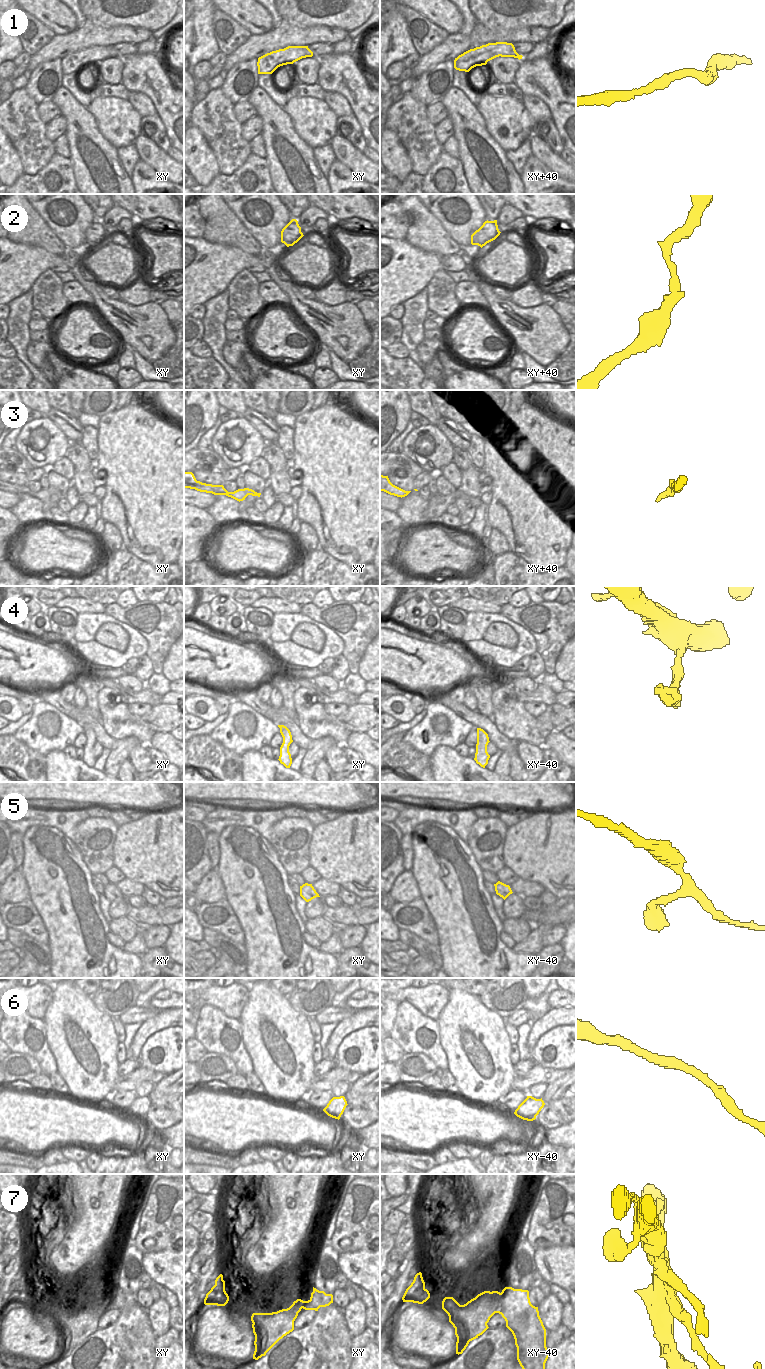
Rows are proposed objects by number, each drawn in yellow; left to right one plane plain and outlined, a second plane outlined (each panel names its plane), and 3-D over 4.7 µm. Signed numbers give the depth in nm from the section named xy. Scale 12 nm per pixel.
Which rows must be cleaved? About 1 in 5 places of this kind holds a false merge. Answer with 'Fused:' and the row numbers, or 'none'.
Fused: 7

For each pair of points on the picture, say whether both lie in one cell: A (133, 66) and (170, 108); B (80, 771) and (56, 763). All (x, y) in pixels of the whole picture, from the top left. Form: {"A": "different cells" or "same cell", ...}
{"A": "same cell", "B": "same cell"}

